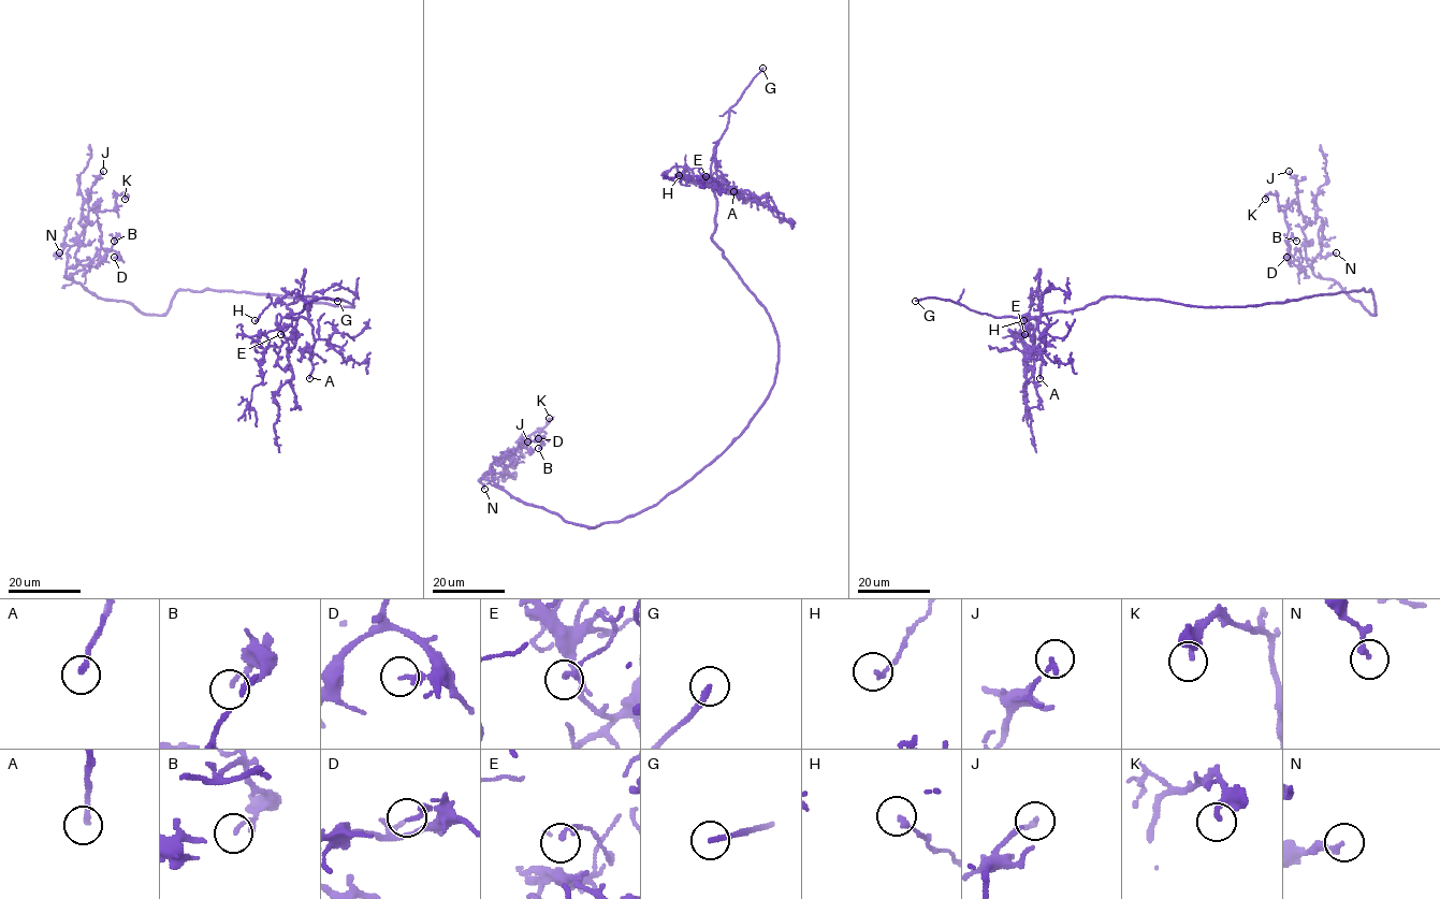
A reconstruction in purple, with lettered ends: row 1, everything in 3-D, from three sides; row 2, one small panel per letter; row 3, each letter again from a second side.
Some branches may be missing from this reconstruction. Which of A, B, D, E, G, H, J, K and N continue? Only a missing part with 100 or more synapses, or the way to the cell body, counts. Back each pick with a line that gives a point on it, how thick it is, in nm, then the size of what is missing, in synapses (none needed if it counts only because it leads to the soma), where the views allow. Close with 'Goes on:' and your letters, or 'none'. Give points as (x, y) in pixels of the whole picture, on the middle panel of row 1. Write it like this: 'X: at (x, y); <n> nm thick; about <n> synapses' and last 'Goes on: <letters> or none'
A: at (733, 191); 220 nm thick; about 120 synapses
G: at (762, 68); 200 nm thick
Goes on: A, G

